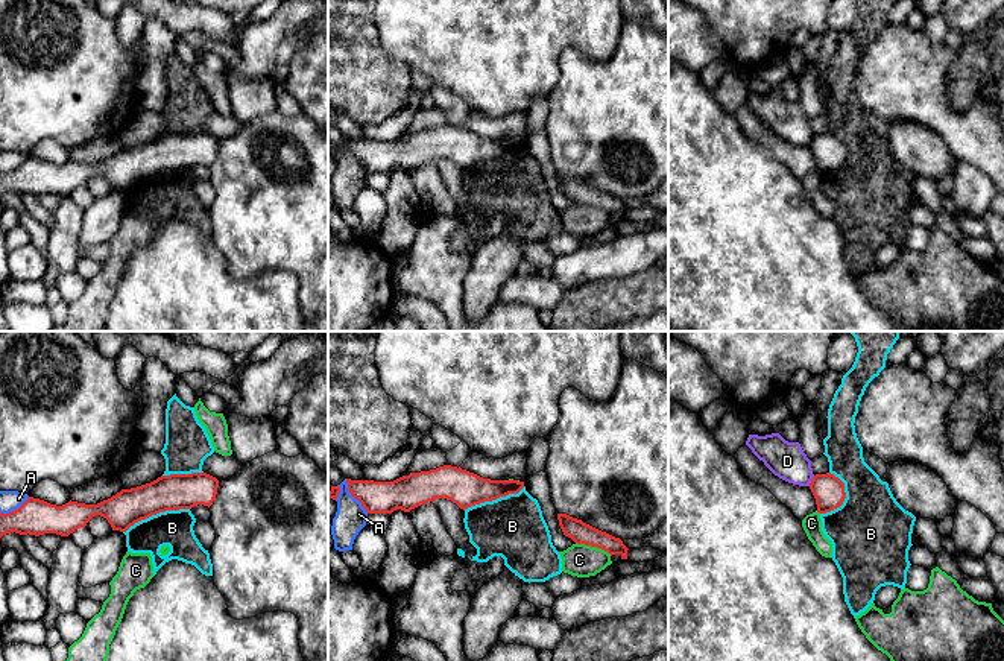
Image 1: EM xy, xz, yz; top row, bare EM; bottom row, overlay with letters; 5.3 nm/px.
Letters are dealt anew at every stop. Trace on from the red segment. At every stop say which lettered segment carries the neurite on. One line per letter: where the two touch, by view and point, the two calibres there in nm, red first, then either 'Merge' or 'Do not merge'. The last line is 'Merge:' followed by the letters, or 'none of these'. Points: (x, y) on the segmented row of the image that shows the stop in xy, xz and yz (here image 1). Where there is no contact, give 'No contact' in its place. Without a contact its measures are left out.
A: Touches red at xz (353, 496). Thickness 180 nm (red) against 160 nm. Do not merge
B: Touches red at xy (155, 514). Thickness 190 nm (red) against 190 nm. Do not merge
C: Touches red at xz (594, 546). Thickness 120 nm (red) against 170 nm. Do not merge
D: Touches red at yz (811, 480). Thickness 160 nm (red) against 200 nm. Do not merge
Merge: none of these

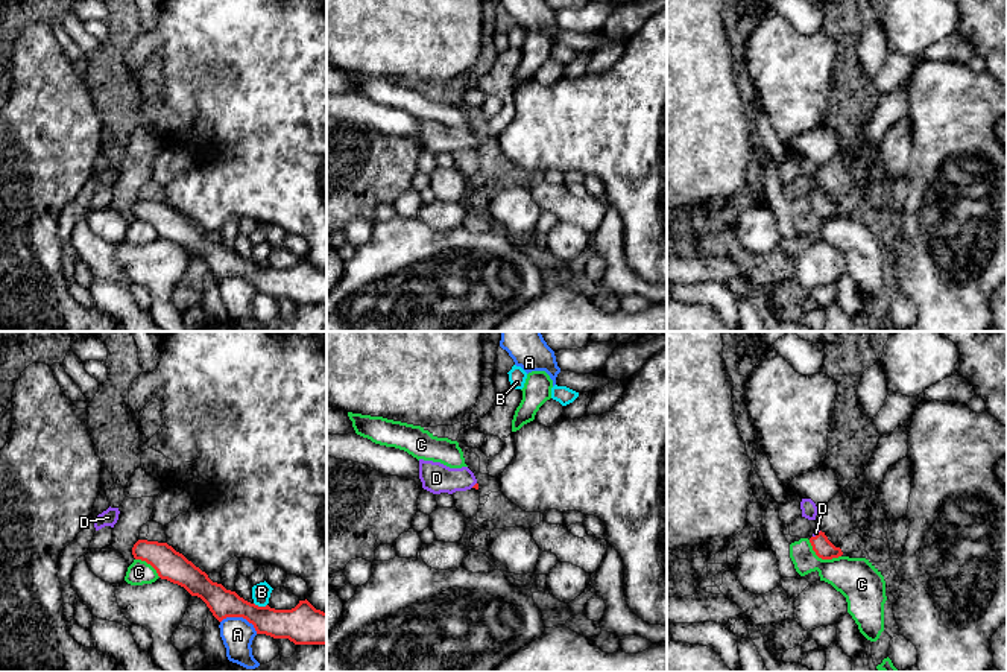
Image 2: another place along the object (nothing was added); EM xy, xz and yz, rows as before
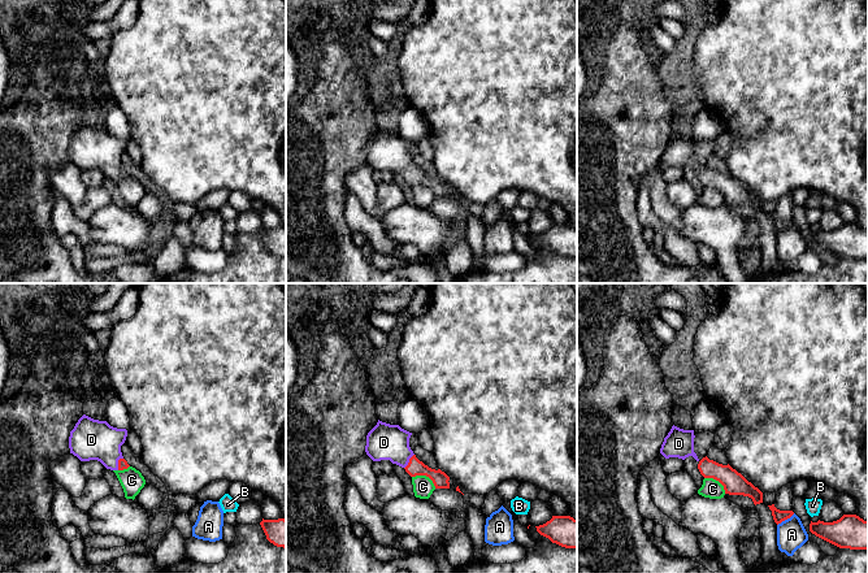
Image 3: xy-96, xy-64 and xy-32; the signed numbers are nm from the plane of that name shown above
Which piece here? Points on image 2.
A: Touches red at xy (240, 616). Thickness 160 nm (red) against 170 nm. Do not merge
B: Touches red at xy (260, 607). Thickness 200 nm (red) against 100 nm. Do not merge
C: Touches red at yz (822, 558). Thickness 100 nm (red) against 220 nm. Do not merge
D: Touches red at yz (817, 534). Thickness 100 nm (red) against 20 nm. Merge
Merge: D

